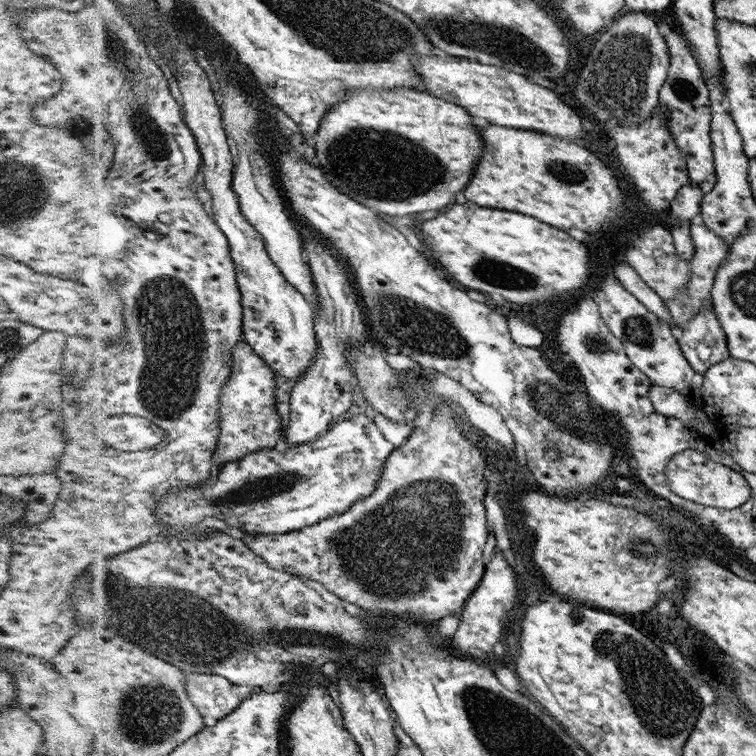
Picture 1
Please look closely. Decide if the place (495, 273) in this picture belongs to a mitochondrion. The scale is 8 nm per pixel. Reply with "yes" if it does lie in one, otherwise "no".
yes

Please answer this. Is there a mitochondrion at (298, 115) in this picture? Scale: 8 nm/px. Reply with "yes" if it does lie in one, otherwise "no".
no

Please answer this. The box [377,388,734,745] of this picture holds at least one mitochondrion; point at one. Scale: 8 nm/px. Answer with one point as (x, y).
(647, 690)

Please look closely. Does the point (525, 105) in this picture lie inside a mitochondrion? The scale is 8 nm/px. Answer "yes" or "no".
no

